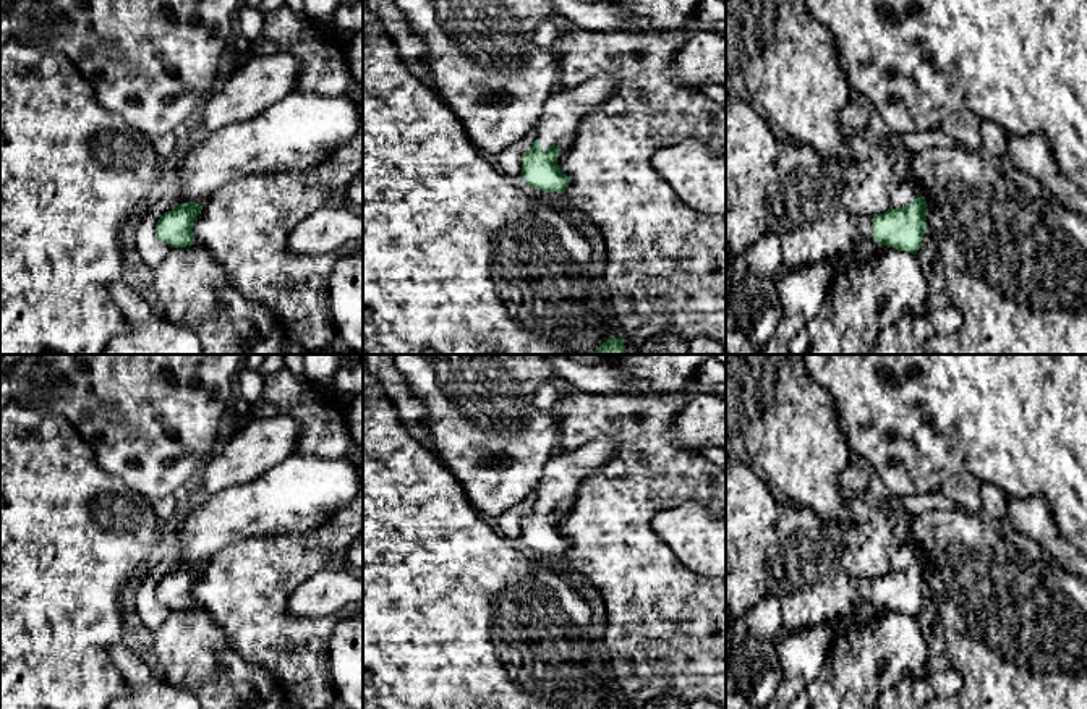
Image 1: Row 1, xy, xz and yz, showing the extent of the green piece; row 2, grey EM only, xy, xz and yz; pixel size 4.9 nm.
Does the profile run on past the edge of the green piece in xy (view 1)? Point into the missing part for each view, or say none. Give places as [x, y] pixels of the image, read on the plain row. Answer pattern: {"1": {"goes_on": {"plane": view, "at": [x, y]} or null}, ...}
{"1": {"goes_on": null}}

